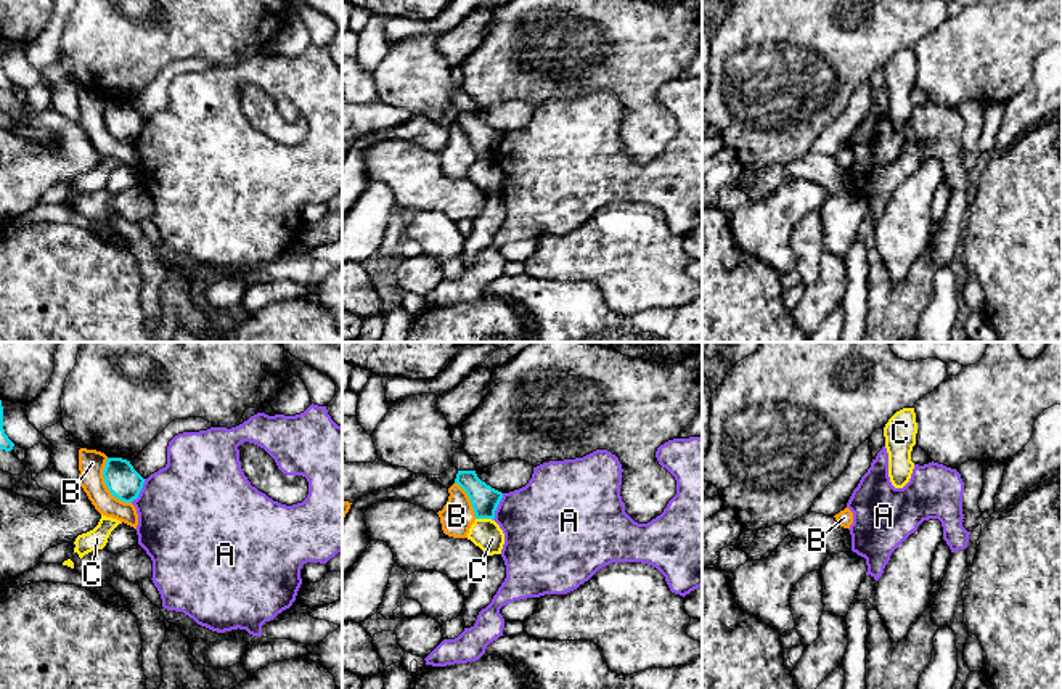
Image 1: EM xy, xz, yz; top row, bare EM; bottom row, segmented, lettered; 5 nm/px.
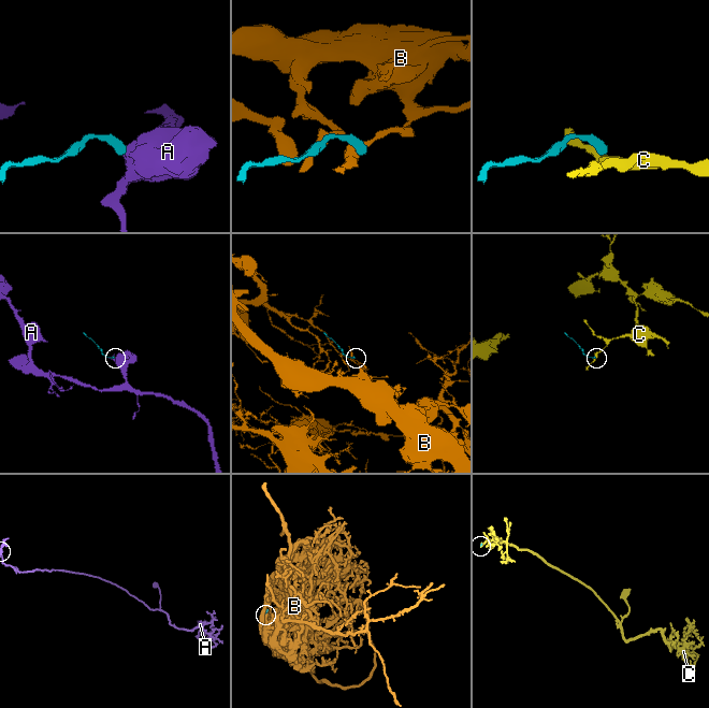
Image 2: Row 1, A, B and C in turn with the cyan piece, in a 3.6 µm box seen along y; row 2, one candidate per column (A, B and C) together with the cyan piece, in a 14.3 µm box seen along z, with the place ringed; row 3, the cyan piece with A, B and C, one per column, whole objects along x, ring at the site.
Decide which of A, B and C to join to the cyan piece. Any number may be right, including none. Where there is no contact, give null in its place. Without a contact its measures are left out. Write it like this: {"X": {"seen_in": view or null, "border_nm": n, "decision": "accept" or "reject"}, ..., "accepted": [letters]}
{"A": {"seen_in": "xz", "border_nm": 150, "decision": "reject"}, "B": {"seen_in": "xy", "border_nm": 260, "decision": "reject"}, "C": {"seen_in": "xz", "border_nm": 90, "decision": "reject"}, "accepted": []}

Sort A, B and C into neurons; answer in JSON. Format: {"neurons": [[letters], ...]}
{"neurons": [["A"], ["B"], ["C"]]}

